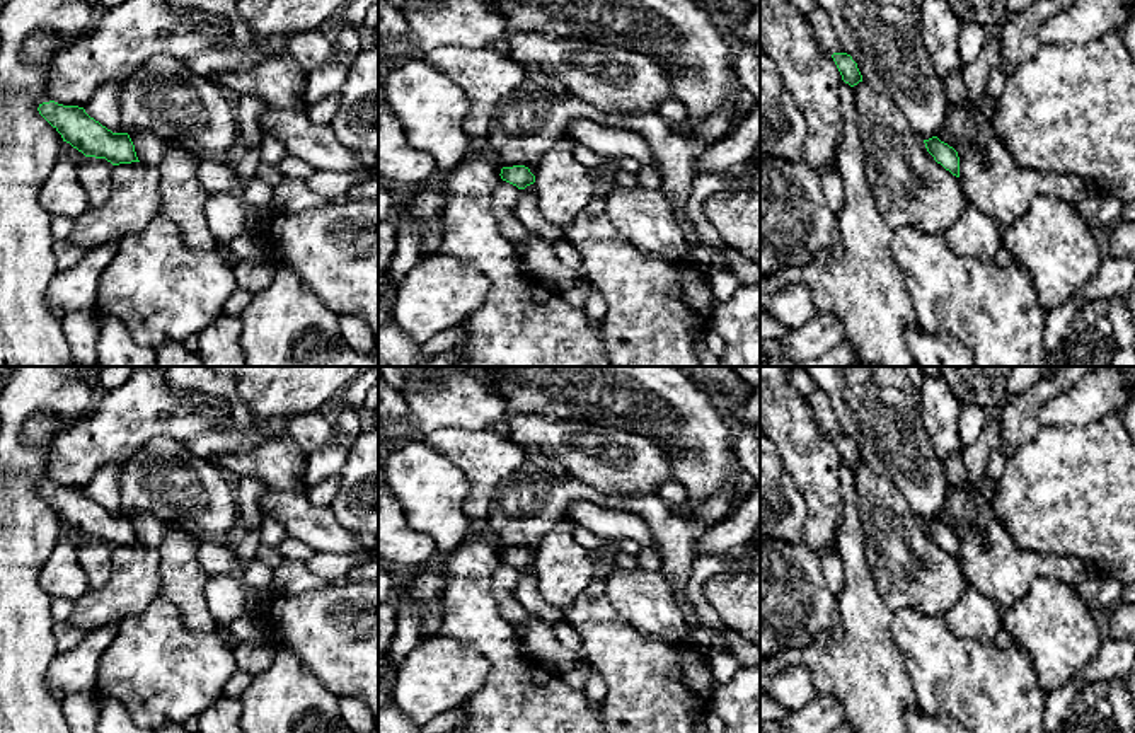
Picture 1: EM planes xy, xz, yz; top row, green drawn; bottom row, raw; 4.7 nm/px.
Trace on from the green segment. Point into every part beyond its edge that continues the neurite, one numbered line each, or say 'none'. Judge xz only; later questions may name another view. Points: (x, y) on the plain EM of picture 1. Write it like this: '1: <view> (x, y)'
none

